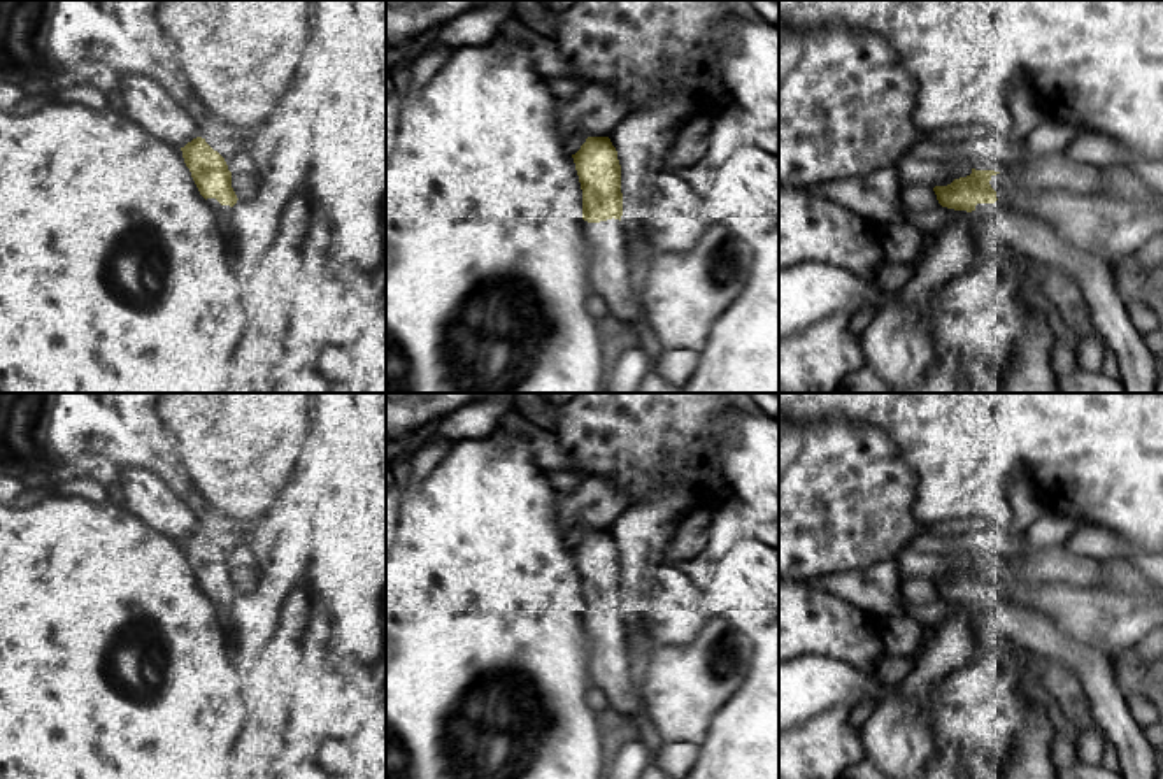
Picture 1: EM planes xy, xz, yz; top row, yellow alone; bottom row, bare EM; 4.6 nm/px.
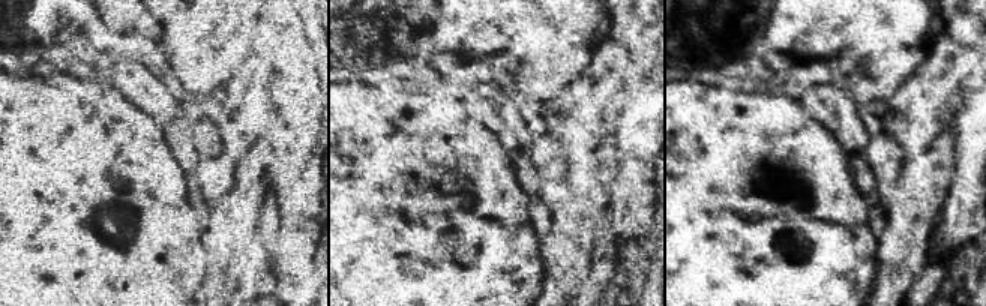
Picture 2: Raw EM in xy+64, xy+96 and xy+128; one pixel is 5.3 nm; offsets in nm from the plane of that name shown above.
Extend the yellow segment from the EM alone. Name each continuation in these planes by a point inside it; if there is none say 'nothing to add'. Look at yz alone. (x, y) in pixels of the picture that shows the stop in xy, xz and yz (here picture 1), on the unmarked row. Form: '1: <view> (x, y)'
1: yz (1013, 621)

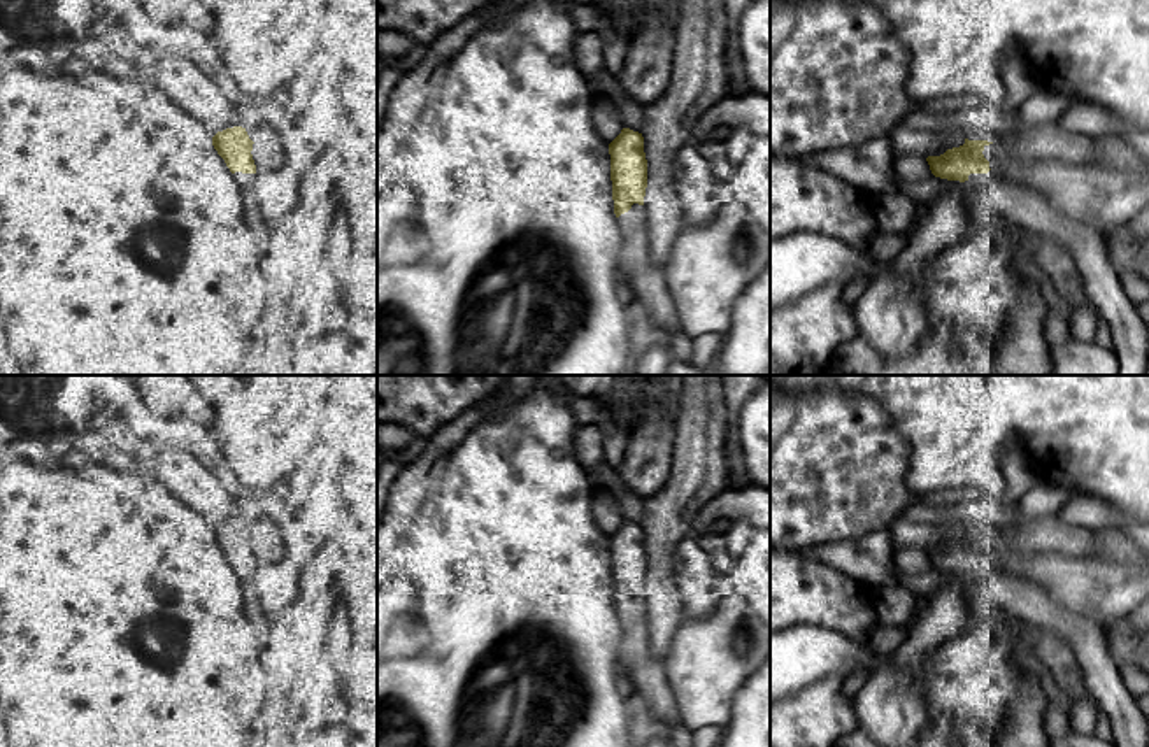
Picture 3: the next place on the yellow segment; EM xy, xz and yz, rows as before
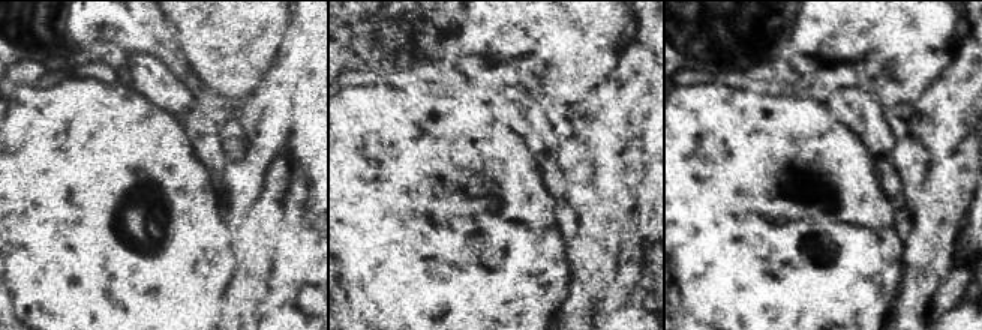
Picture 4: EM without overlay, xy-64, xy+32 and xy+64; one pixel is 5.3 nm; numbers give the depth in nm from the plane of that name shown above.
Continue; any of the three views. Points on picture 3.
1: yz (1006, 591)

